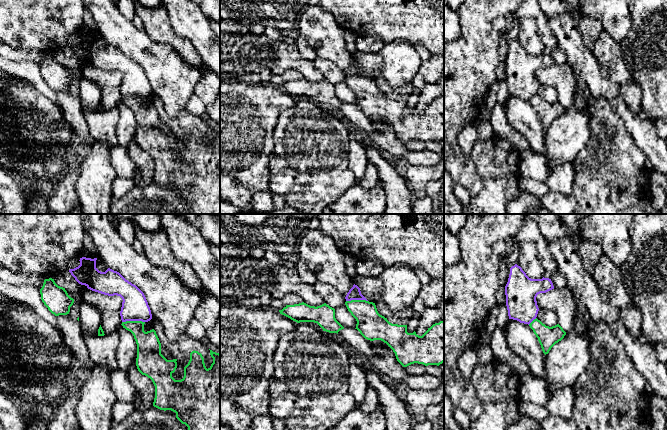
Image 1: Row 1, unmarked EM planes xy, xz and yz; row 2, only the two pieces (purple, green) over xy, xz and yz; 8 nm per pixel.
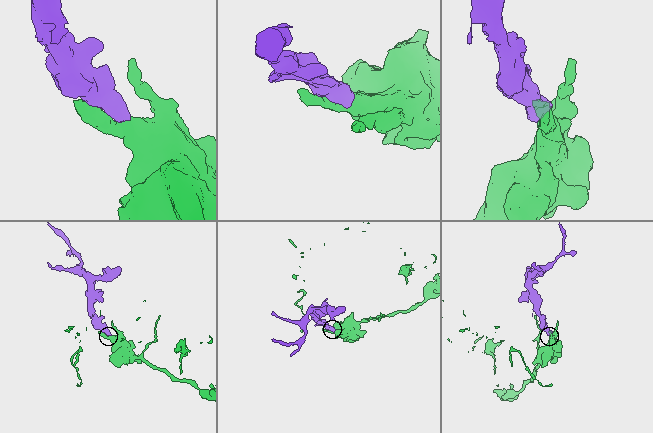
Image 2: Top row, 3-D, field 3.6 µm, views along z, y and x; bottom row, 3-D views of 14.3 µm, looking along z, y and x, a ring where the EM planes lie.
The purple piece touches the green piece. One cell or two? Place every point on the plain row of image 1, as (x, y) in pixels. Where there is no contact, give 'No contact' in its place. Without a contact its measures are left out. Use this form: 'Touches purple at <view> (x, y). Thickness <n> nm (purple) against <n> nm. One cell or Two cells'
Touches purple at xy (133, 96). Thickness 220 nm (purple) against 190 nm. Two cells

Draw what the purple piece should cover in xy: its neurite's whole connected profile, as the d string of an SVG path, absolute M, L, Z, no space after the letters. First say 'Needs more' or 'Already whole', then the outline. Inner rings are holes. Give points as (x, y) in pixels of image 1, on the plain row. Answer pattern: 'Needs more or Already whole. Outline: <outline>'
Already whole. Outline: M80 34L80 41L69 48L75 56L88 65L108 71L120 72L123 76L120 87L122 98L148 98L152 90L144 69L126 56L119 48L108 44L101 48L96 44L97 34Z

